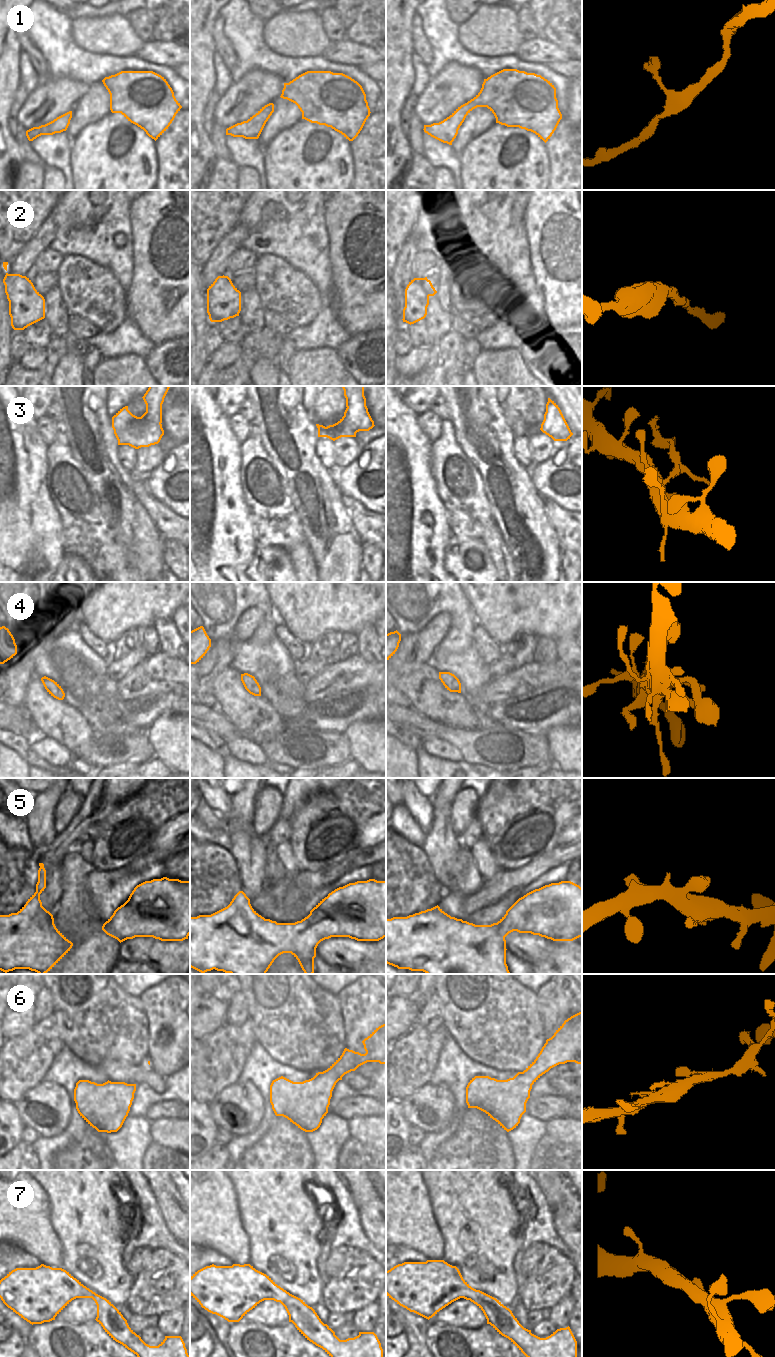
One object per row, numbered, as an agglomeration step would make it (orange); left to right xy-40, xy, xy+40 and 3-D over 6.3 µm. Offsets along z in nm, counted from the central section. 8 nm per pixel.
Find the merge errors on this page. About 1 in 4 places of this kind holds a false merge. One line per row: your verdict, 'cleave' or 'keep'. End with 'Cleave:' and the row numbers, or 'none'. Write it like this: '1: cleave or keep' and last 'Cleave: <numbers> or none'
1: keep
2: keep
3: cleave
4: keep
5: keep
6: keep
7: keep
Cleave: 3

